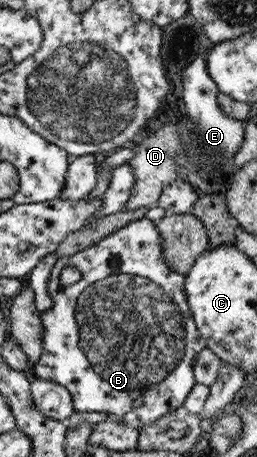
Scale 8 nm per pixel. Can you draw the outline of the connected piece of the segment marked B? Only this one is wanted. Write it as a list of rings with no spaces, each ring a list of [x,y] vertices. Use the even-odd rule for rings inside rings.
[[[145,217],[132,218],[132,221],[128,222],[126,226],[120,226],[120,230],[112,230],[111,234],[106,234],[96,243],[89,245],[89,248],[78,251],[77,254],[56,259],[46,284],[46,292],[51,299],[52,306],[45,312],[39,312],[41,352],[39,359],[33,364],[31,378],[52,381],[64,387],[70,395],[75,412],[105,412],[108,419],[118,420],[136,429],[156,421],[164,414],[178,408],[194,386],[194,361],[198,353],[205,347],[205,342],[200,338],[187,308],[184,279],[185,275],[170,270],[168,264],[164,262],[156,226]],[[66,266],[76,268],[80,272],[80,279],[74,284],[64,287],[60,285],[58,276],[62,268],[66,268]]]

